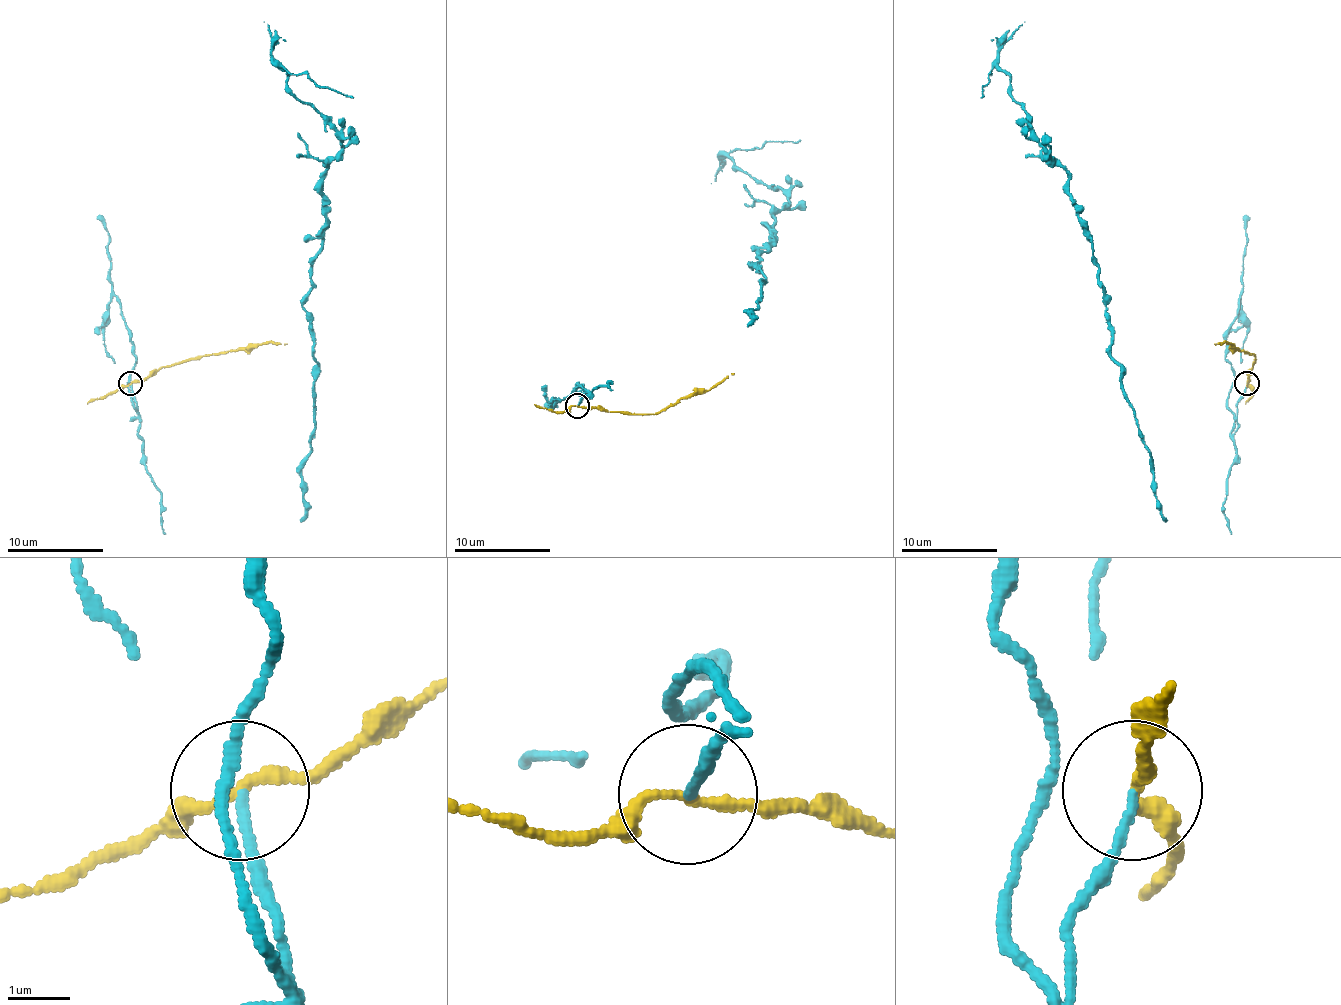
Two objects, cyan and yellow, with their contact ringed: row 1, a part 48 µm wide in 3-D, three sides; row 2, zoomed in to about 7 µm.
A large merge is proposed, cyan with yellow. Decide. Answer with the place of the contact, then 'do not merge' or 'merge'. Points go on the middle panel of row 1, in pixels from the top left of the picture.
place (577, 406); do not merge

